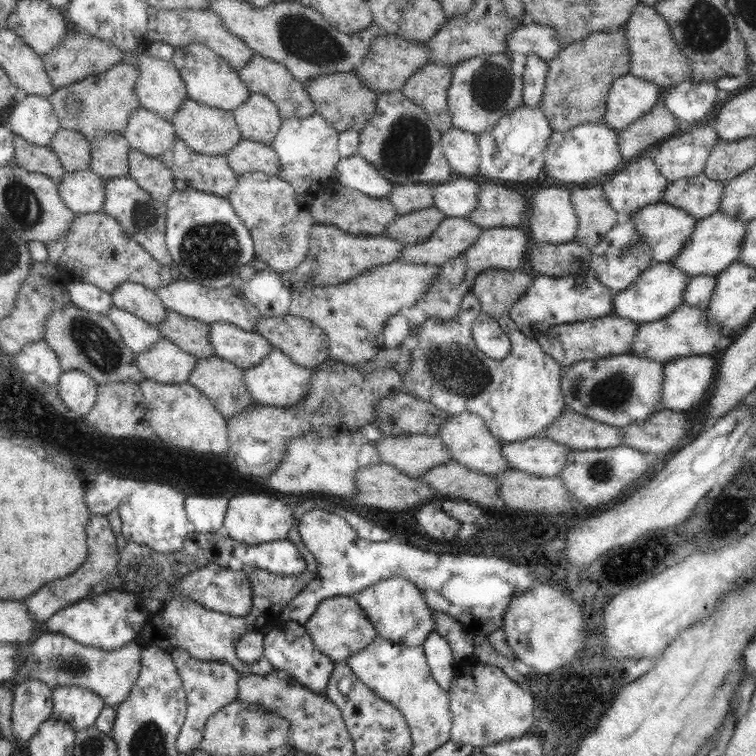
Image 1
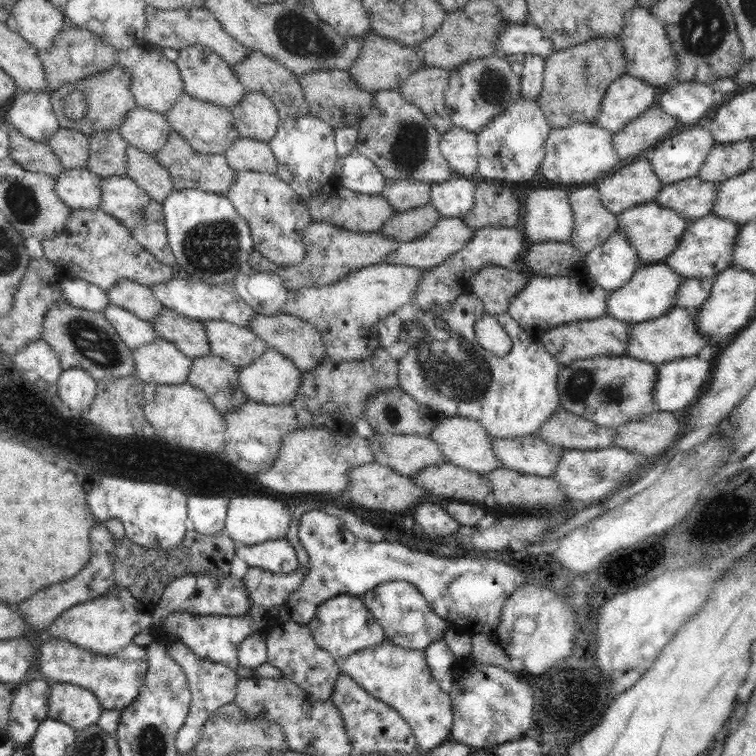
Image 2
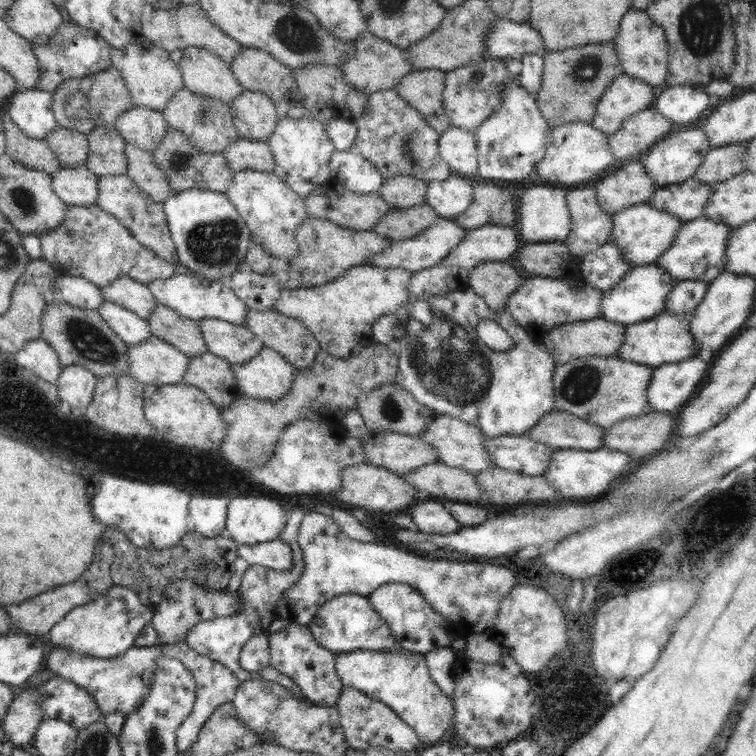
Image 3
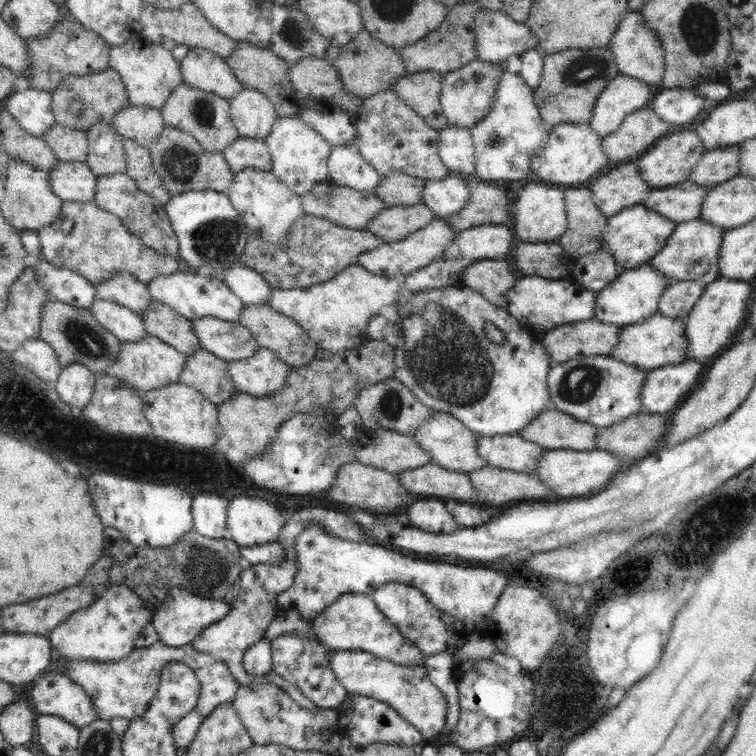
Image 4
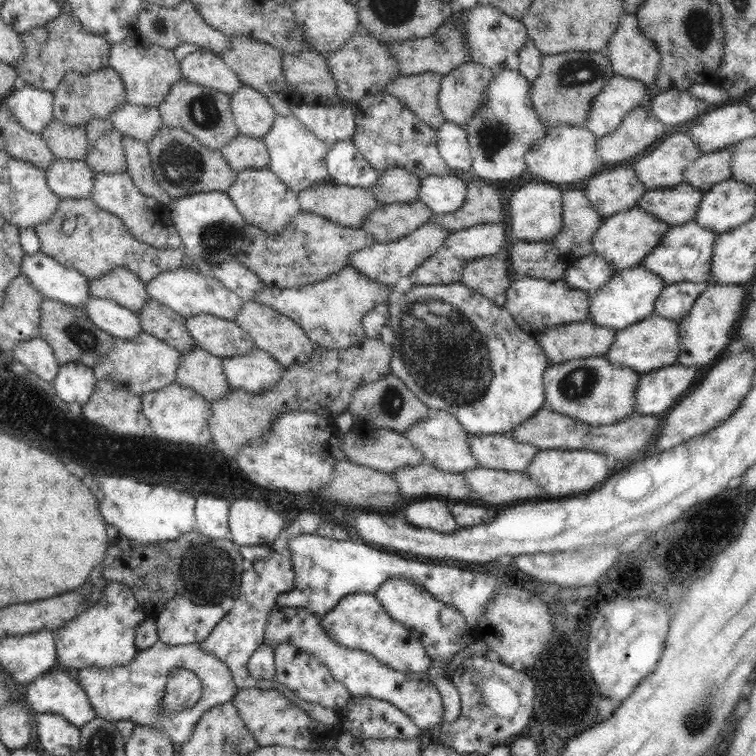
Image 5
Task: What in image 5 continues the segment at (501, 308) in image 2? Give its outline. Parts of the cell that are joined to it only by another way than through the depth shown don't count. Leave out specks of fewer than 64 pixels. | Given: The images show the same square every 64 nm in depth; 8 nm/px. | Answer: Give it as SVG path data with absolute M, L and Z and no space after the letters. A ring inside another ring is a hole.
M480 257L468 261L461 274L461 283L494 301L499 294L505 294L511 283L506 257Z

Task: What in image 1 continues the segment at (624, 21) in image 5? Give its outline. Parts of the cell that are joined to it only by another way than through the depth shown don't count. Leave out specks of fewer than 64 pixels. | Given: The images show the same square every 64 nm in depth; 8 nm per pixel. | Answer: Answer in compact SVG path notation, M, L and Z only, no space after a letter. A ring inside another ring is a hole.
M638 3L626 21L624 30L631 52L629 74L652 82L660 88L672 88L684 81L689 81L689 58L678 48L668 23L653 6Z

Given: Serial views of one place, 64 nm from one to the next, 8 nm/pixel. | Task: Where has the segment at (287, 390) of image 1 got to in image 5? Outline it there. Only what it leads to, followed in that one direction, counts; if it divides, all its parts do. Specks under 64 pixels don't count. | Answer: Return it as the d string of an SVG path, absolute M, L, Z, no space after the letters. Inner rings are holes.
M258 348L242 356L222 358L230 386L258 394L270 390L282 378L284 367Z

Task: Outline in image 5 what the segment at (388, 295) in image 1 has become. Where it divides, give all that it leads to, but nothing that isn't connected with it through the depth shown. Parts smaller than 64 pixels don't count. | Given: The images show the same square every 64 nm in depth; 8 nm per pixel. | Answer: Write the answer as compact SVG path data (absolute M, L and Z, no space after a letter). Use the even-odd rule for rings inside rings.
M346 266L326 280L297 288L264 286L256 302L277 310L303 328L306 336L318 346L329 350L343 350L358 345L365 337L363 318L367 312L388 298L390 285L369 279L357 268Z

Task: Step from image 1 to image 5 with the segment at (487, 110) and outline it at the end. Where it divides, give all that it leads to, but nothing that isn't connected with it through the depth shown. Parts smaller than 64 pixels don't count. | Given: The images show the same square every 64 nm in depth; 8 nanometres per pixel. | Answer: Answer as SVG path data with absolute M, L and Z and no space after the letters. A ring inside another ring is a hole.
M474 61L443 75L438 104L445 120L464 128L484 103L492 78L492 71Z

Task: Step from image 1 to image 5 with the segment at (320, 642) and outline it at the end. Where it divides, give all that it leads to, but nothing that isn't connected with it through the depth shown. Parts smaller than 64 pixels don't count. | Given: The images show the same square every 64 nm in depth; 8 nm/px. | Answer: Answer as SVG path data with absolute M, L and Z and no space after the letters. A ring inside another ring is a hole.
M354 593L342 598L334 608L322 615L322 627L326 635L340 646L373 654L374 658L400 672L427 672L432 662L422 643L412 637L412 633L402 624L394 621L370 594Z

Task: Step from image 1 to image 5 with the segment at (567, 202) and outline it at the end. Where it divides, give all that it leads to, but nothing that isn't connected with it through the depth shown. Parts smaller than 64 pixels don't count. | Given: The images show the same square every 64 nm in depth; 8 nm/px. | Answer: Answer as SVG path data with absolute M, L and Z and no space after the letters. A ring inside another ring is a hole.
M526 184L514 190L510 197L510 224L506 224L510 243L550 242L562 228L562 195L552 184Z

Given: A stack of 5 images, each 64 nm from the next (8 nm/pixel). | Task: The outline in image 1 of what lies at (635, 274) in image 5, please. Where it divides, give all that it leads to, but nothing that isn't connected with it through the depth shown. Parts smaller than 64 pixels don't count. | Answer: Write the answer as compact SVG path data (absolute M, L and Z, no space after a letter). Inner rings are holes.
M654 262L653 266L642 271L636 282L613 295L613 312L620 318L637 323L660 320L674 312L682 303L688 275L678 270L672 263Z

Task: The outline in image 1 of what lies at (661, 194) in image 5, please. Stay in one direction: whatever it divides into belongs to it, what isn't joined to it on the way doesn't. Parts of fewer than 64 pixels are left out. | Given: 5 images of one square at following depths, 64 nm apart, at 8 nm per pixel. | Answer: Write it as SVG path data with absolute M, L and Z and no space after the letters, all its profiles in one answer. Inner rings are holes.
M704 173L694 175L690 178L679 178L669 183L665 190L662 202L680 208L690 214L694 220L710 217L710 214L720 209L721 200L724 194L725 183L708 178Z

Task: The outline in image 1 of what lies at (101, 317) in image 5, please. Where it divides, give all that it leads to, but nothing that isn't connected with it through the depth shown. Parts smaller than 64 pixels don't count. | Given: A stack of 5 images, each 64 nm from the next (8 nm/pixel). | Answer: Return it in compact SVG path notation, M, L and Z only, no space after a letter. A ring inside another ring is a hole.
M113 306L106 316L115 324L124 344L135 356L146 353L161 337L157 327L116 306Z

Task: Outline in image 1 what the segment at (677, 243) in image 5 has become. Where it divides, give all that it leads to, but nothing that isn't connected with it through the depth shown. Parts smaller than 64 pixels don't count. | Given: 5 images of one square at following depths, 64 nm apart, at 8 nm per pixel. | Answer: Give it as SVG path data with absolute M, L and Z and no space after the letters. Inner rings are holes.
M714 212L710 217L698 219L690 240L685 244L679 256L672 264L682 269L688 276L707 274L716 276L730 264L738 260L741 244L747 231L747 222L731 218L724 212Z

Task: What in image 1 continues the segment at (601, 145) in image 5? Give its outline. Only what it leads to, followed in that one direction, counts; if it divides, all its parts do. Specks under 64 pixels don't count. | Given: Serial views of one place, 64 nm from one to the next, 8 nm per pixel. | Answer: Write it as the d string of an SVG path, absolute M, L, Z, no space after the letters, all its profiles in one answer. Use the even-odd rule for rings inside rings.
M654 106L633 124L618 133L618 148L625 160L646 155L658 146L658 142L676 136L680 120L664 106Z

